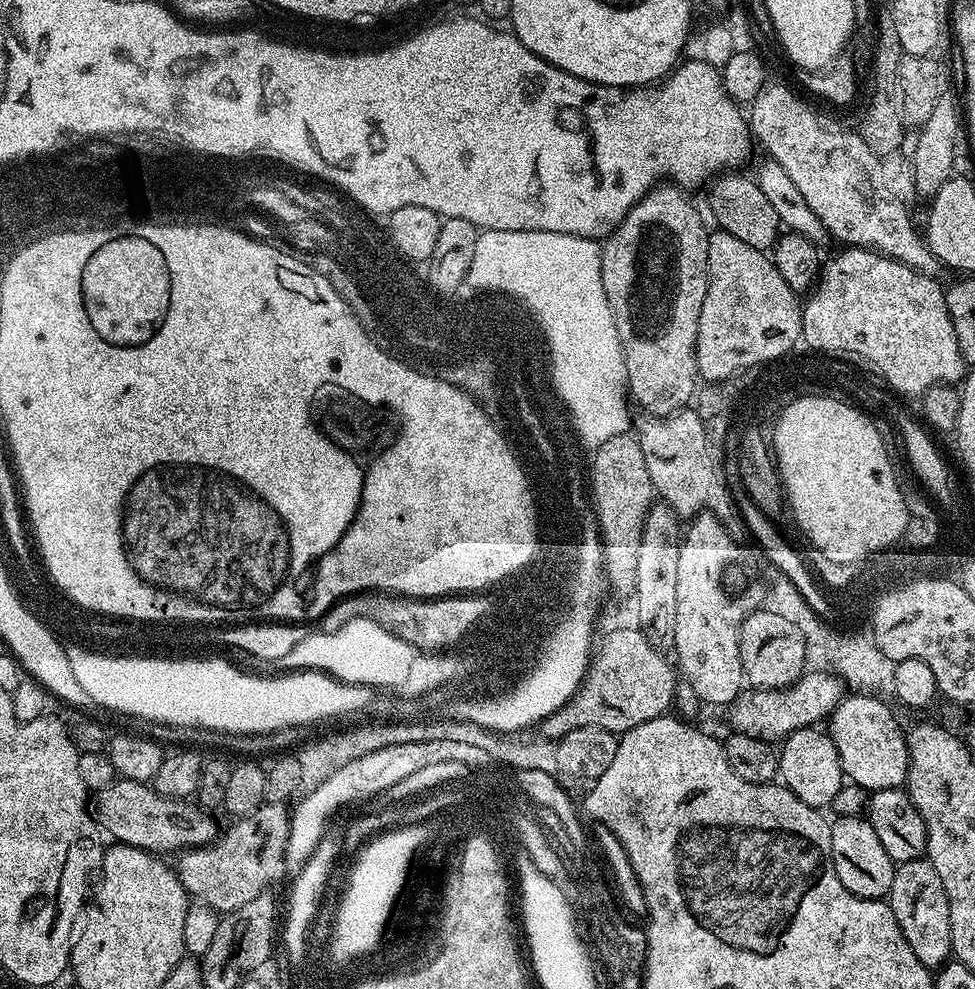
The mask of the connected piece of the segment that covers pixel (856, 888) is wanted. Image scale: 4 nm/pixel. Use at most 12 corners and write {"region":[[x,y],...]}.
{"region":[[864,816],[831,821],[850,894],[887,897],[896,865]]}

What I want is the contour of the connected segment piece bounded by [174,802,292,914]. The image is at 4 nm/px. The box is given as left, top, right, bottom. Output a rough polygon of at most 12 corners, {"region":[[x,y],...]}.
{"region":[[263,803],[176,876],[217,914],[263,895],[285,867],[292,817]]}

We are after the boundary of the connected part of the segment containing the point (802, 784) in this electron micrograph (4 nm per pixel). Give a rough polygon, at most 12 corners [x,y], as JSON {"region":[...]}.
{"region":[[789,732],[779,779],[811,808],[827,809],[846,782],[831,735]]}

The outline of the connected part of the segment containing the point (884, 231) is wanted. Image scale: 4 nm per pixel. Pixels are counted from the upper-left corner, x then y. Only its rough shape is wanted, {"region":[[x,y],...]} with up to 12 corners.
{"region":[[784,84],[750,105],[755,143],[825,233],[936,278],[892,172]]}

